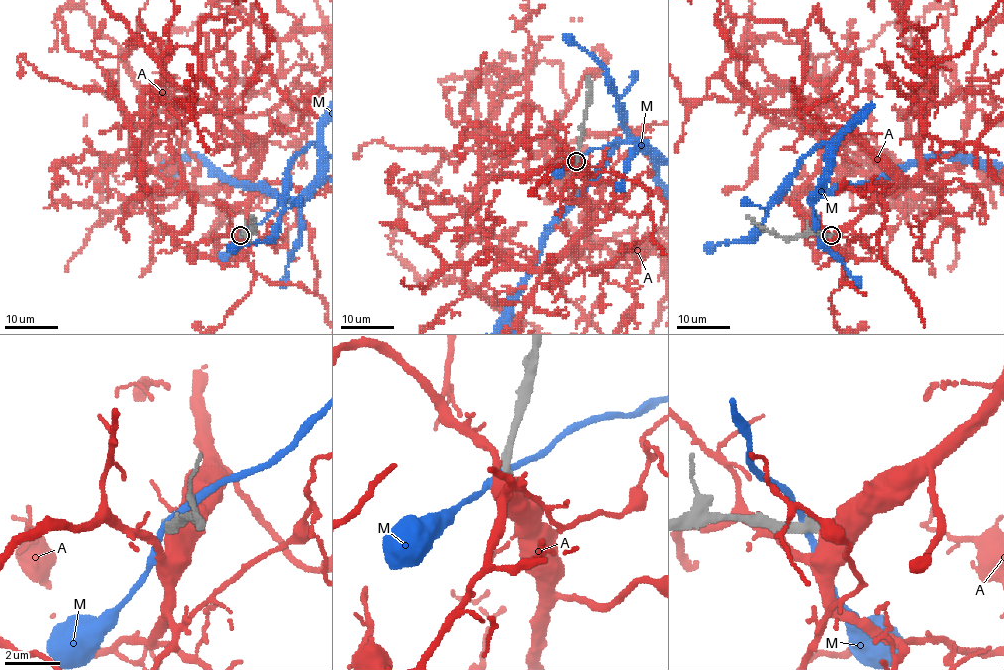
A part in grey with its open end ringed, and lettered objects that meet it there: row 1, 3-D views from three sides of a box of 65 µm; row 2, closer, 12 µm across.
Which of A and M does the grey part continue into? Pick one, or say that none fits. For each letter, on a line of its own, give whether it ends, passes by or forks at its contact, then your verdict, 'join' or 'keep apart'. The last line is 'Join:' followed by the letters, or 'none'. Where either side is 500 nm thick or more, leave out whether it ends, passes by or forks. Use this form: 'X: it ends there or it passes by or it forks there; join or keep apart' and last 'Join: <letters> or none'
A: keep apart
M: it passes by; keep apart
Join: none

